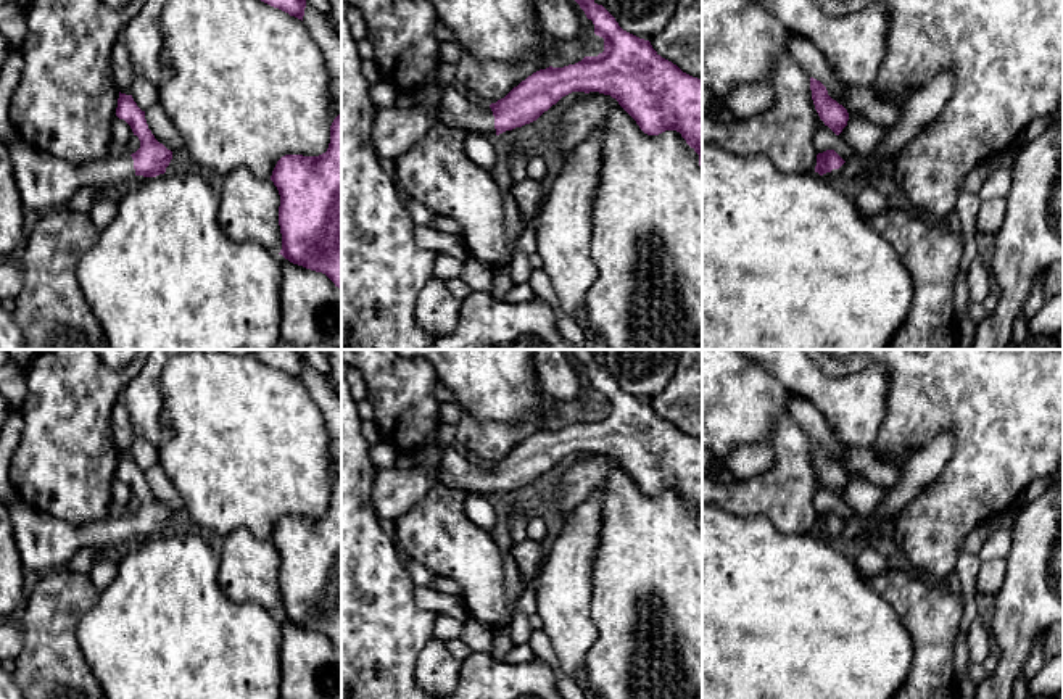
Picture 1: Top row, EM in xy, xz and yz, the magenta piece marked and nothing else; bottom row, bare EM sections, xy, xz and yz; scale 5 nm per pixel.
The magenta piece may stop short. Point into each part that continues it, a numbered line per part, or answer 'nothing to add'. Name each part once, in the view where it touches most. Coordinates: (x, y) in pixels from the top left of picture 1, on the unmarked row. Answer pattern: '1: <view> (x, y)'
1: xz (395, 492)

